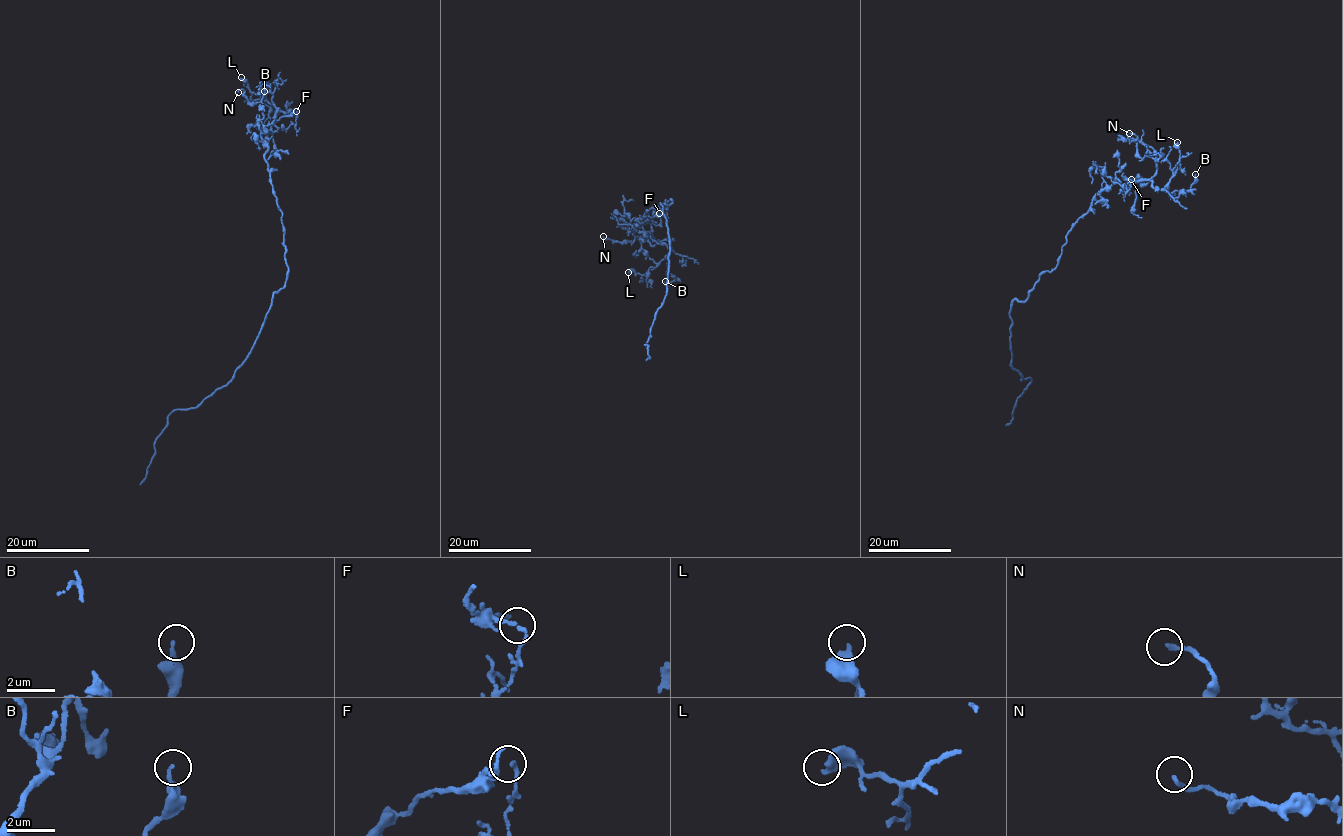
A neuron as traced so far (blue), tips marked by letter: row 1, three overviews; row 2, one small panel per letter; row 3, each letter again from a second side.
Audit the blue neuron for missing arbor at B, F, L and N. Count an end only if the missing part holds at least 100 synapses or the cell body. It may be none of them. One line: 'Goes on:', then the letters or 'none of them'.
Goes on: none of them

